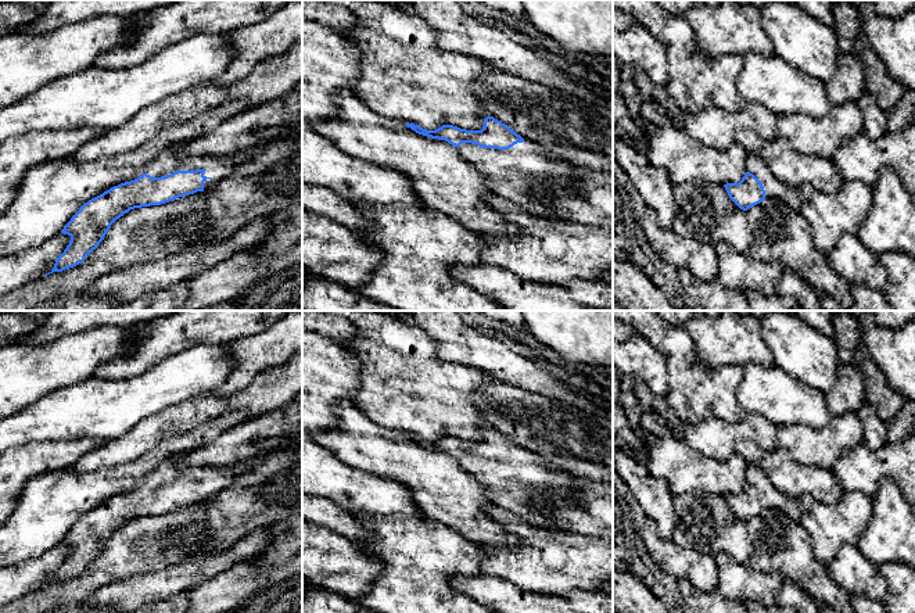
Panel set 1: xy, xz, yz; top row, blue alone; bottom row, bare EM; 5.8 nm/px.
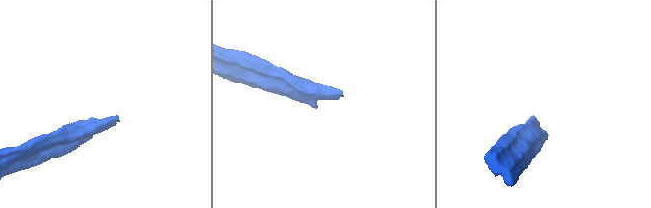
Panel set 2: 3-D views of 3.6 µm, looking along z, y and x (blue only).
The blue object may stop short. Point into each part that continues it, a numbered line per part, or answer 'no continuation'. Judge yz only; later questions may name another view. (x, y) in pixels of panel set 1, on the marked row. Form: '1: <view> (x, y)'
1: yz (774, 189)

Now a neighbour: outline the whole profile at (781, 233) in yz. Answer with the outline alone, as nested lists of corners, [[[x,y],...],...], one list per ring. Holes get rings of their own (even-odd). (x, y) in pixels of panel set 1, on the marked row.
[[[765,198],[746,211],[753,243],[747,254],[765,262],[778,262],[821,294],[830,295],[842,306],[854,304],[851,286],[829,266],[828,255],[814,244],[808,221],[799,209]]]

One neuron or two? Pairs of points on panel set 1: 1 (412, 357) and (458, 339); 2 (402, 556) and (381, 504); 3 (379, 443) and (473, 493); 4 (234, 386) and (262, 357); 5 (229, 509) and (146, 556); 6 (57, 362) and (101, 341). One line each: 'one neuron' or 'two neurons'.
1: two neurons
2: two neurons
3: one neuron
4: one neuron
5: two neurons
6: one neuron

